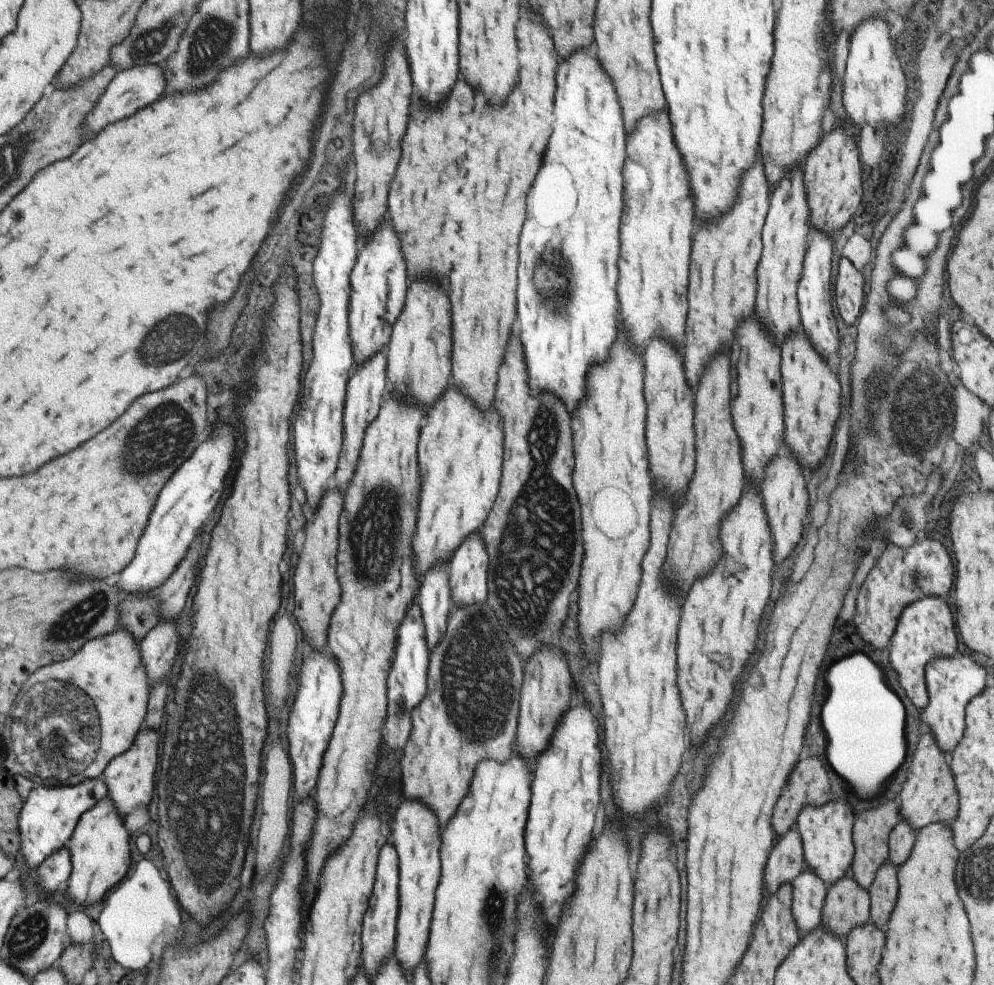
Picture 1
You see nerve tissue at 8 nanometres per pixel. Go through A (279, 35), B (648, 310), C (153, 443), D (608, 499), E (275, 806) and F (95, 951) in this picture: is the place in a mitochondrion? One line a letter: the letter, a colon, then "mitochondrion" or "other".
A: other
B: other
C: mitochondrion
D: other
E: other
F: other

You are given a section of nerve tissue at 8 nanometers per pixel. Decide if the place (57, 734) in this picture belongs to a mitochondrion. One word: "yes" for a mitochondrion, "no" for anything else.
yes

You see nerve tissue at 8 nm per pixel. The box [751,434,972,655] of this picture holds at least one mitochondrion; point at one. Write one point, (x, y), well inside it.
(916, 576)

